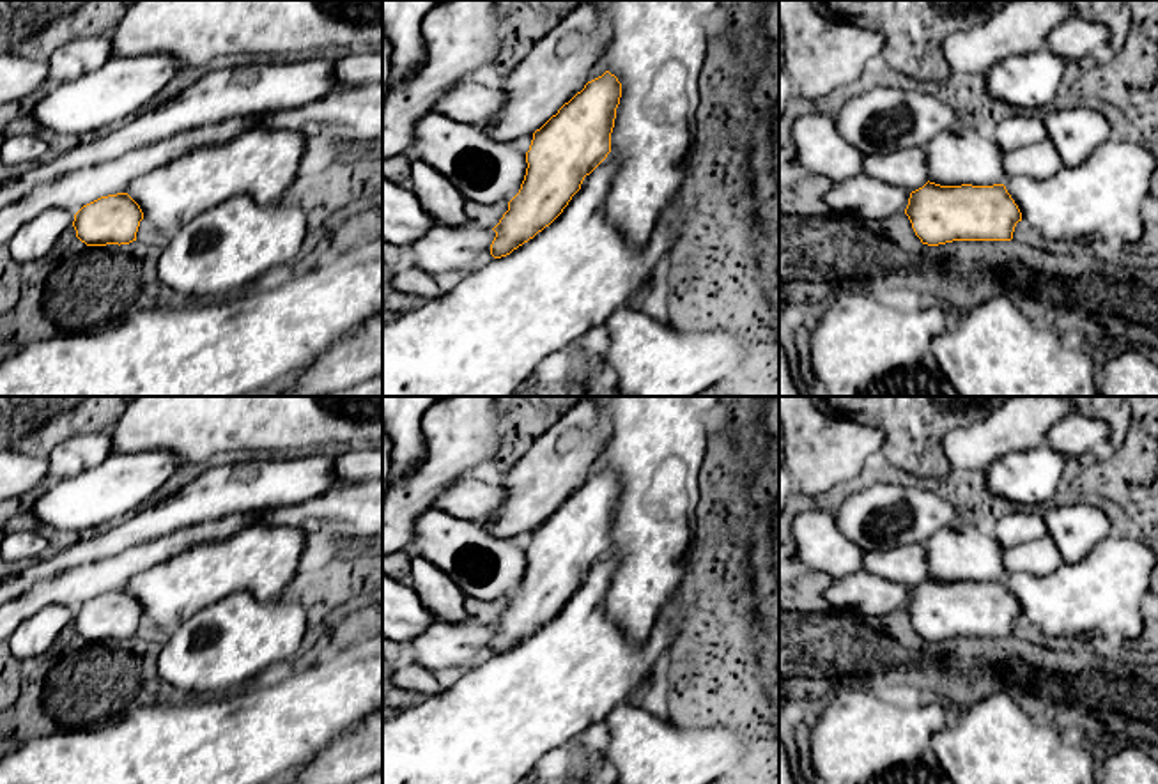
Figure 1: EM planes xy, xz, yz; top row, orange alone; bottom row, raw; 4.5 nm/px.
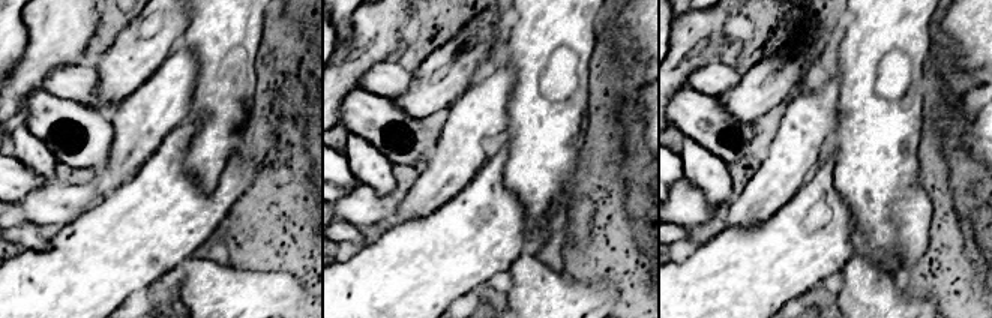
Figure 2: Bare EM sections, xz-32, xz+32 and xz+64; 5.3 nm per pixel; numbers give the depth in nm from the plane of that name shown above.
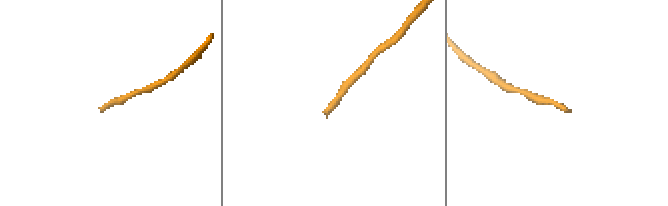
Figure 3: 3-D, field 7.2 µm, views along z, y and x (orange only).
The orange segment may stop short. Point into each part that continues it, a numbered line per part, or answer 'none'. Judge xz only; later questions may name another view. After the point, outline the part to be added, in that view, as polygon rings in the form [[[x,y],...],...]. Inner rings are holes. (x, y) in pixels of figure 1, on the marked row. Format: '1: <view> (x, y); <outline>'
1: xz (486, 335); [[[602,161],[563,212],[533,239],[510,255],[475,269],[444,296],[382,324],[382,396],[512,396],[517,384],[531,375],[544,357],[561,349],[575,349],[583,334],[606,326],[629,297],[662,273],[669,250],[682,235],[682,204],[669,207],[652,239],[636,248],[604,214],[614,170],[616,163]]]

